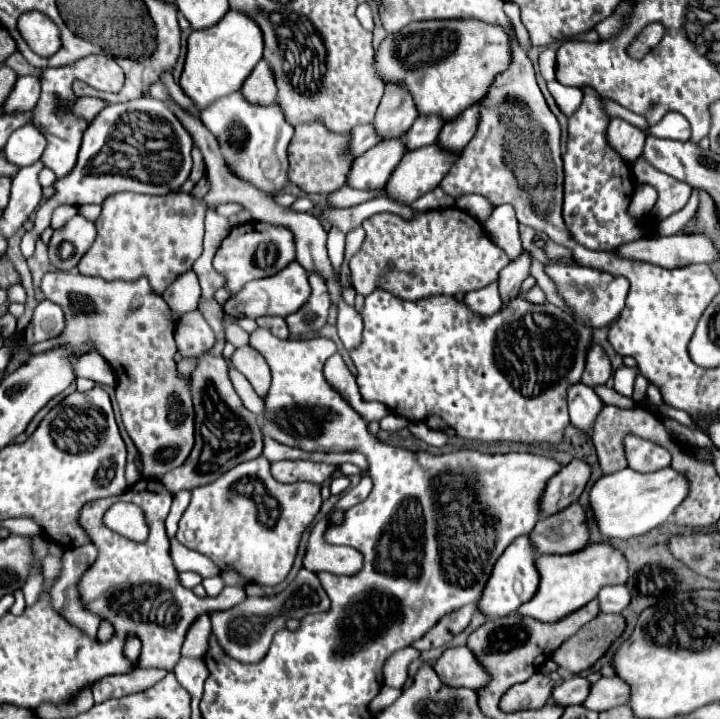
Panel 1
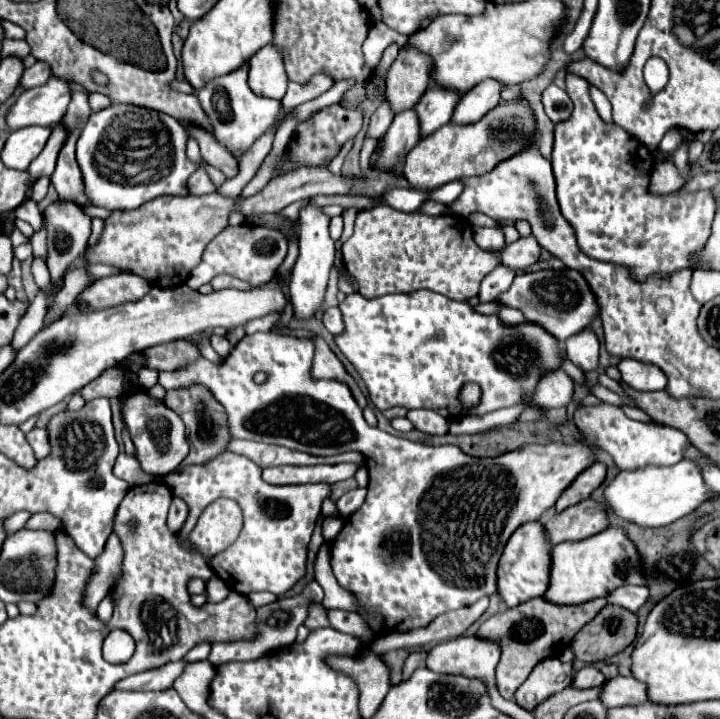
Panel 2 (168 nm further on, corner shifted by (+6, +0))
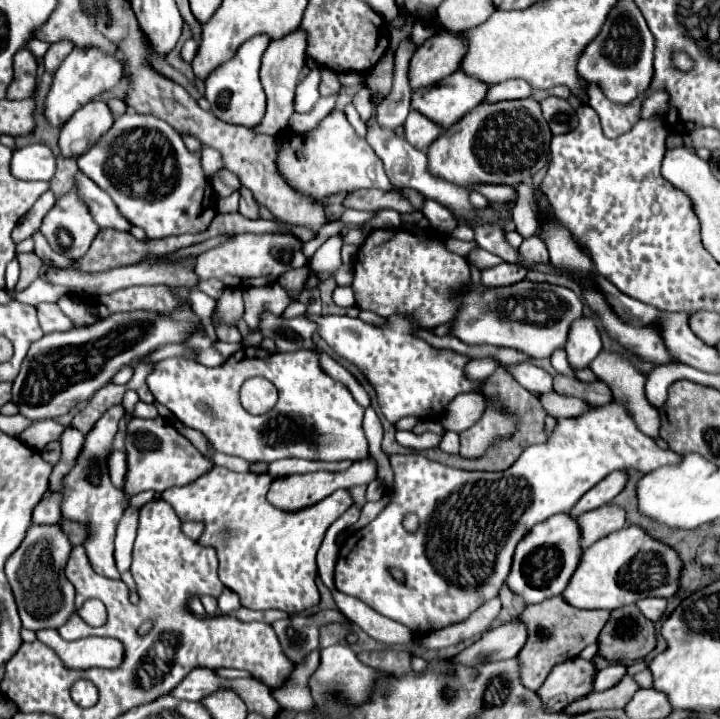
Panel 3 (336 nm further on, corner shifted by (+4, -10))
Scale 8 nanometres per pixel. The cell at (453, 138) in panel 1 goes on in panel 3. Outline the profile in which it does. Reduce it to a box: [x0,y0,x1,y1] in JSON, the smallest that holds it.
[484,78,532,104]

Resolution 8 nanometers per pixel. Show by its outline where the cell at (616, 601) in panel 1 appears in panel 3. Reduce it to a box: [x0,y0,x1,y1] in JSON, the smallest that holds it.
[638,598,668,622]

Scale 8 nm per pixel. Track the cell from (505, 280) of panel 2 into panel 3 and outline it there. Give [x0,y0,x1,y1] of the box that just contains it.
[482,262,526,288]

